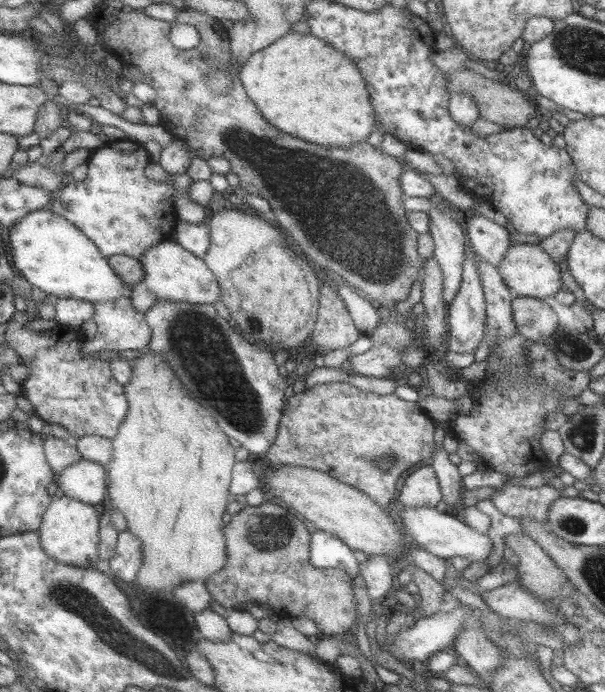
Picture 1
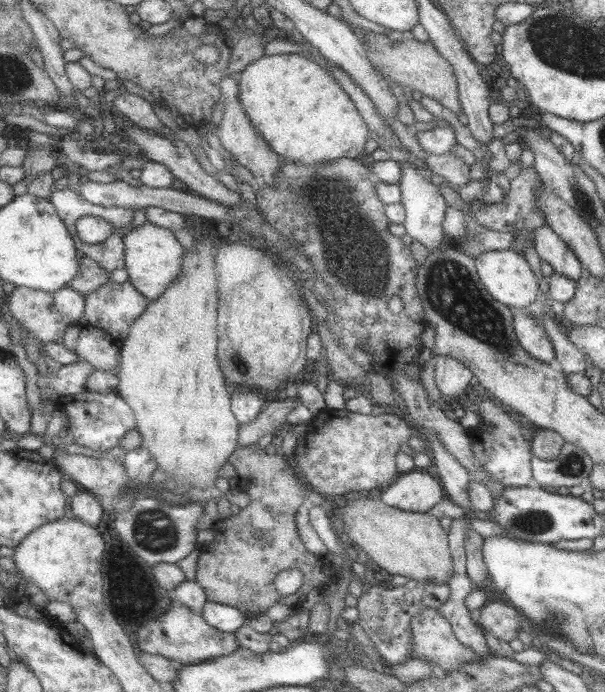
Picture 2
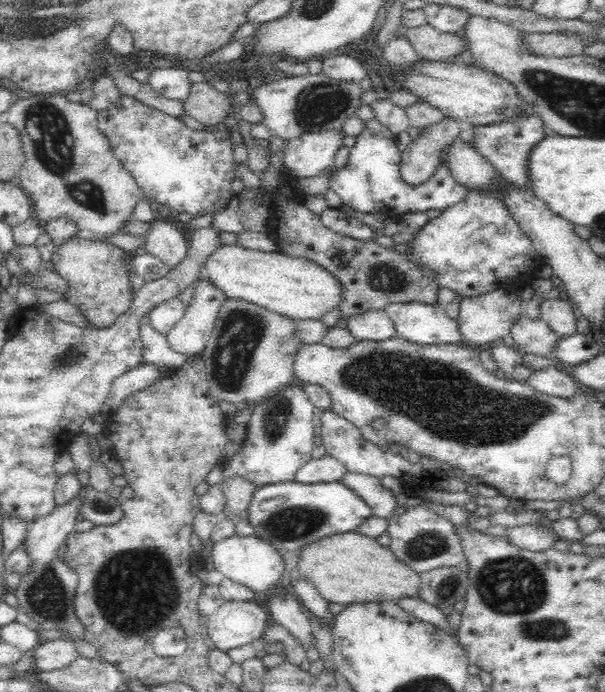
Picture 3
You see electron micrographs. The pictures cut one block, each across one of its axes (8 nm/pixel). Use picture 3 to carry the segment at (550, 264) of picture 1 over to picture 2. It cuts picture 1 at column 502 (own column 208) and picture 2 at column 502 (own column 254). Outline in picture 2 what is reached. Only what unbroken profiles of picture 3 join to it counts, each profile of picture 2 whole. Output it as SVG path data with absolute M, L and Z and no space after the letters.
M510 249L491 250L477 258L478 274L485 283L486 290L492 294L496 301L511 308L528 307L538 296L538 278L530 269L530 264L525 256L518 251Z

